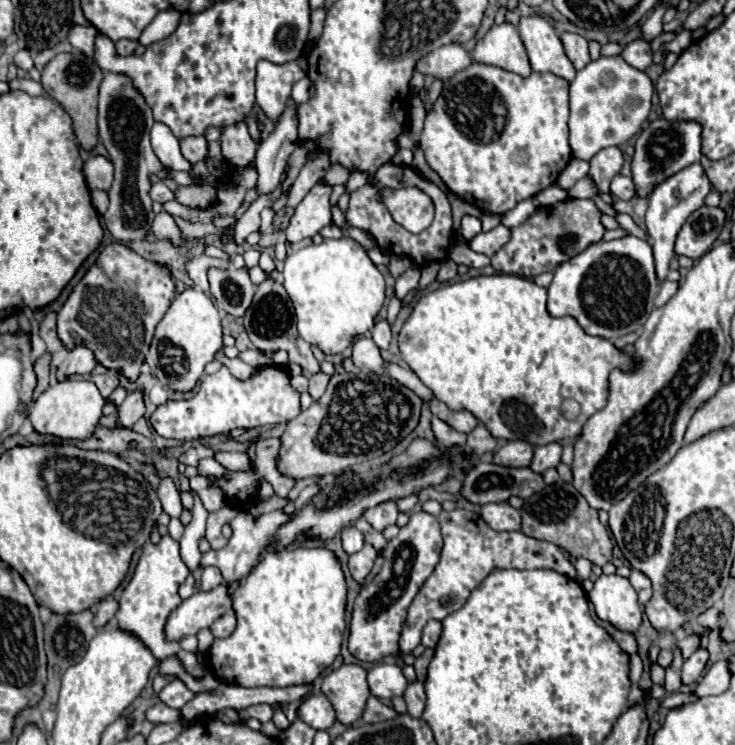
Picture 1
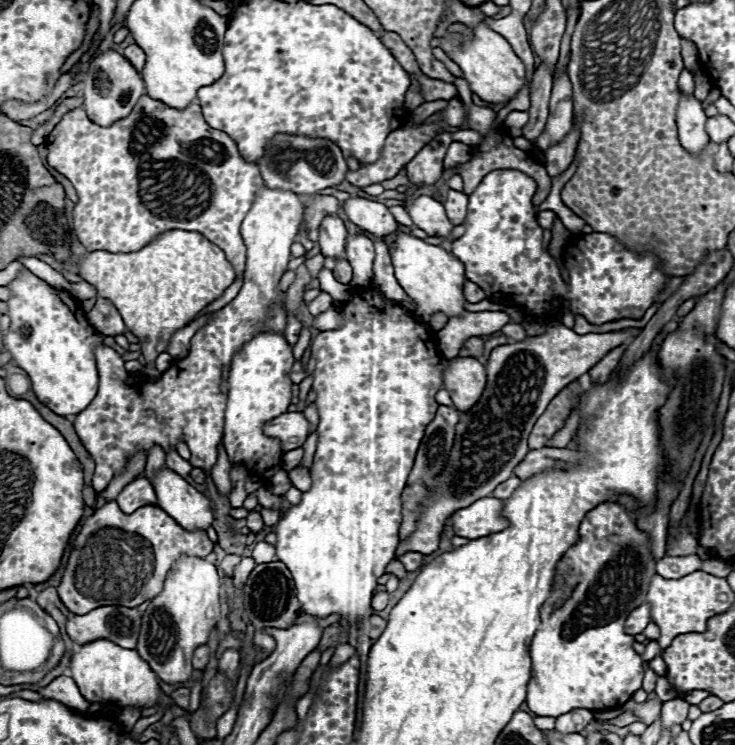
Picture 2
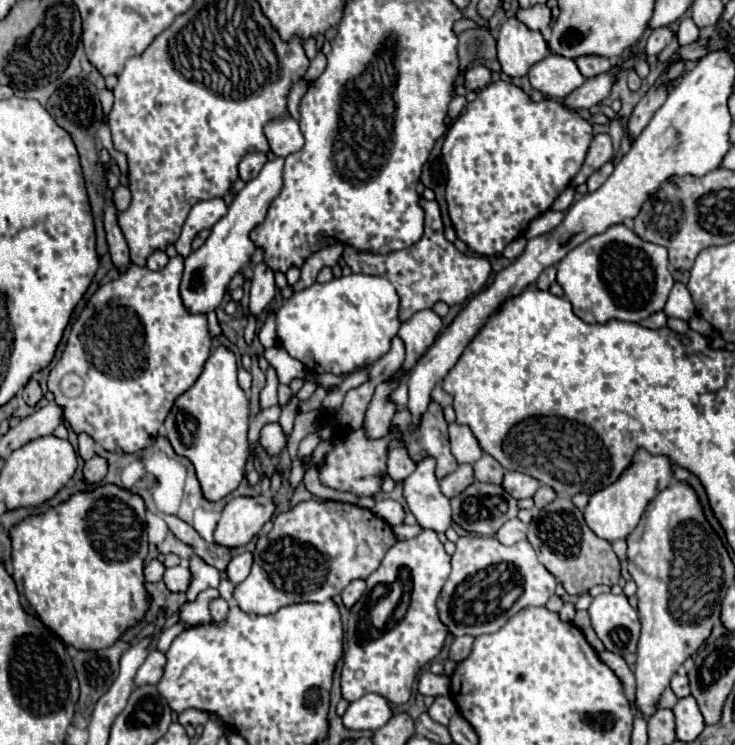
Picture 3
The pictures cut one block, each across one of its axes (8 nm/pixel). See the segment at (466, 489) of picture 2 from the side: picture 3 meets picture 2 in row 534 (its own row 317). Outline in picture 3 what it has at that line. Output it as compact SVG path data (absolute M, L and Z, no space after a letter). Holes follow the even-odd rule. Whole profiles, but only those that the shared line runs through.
M420 310L412 320L402 322L398 336L406 344L404 370L410 370L416 360L434 344L436 334L442 330L442 318L432 310Z

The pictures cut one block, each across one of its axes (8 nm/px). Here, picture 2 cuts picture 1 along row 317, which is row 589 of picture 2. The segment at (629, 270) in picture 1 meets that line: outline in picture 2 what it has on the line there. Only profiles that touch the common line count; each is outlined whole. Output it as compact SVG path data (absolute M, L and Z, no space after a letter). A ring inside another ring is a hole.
M602 502L582 520L578 542L556 566L554 586L566 586L570 572L580 576L576 586L560 606L552 610L542 606L542 626L530 646L532 678L526 702L536 716L558 718L576 708L616 708L642 688L644 660L634 650L634 638L624 632L624 622L628 612L646 602L648 586L656 574L648 534L640 532L630 512L618 502Z

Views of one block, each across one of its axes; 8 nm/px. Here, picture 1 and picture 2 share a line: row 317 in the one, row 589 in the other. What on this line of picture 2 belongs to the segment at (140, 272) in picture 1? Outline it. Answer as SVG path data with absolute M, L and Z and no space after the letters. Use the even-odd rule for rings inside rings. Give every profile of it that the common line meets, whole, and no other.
M106 502L84 522L80 534L74 538L70 548L70 558L68 558L62 582L58 586L58 596L70 612L90 612L92 608L100 608L104 604L134 608L146 600L156 598L162 592L168 570L176 566L174 560L178 560L182 554L206 558L212 552L212 548L214 544L208 540L206 532L184 530L162 508L142 506L132 514L124 514L116 502Z

